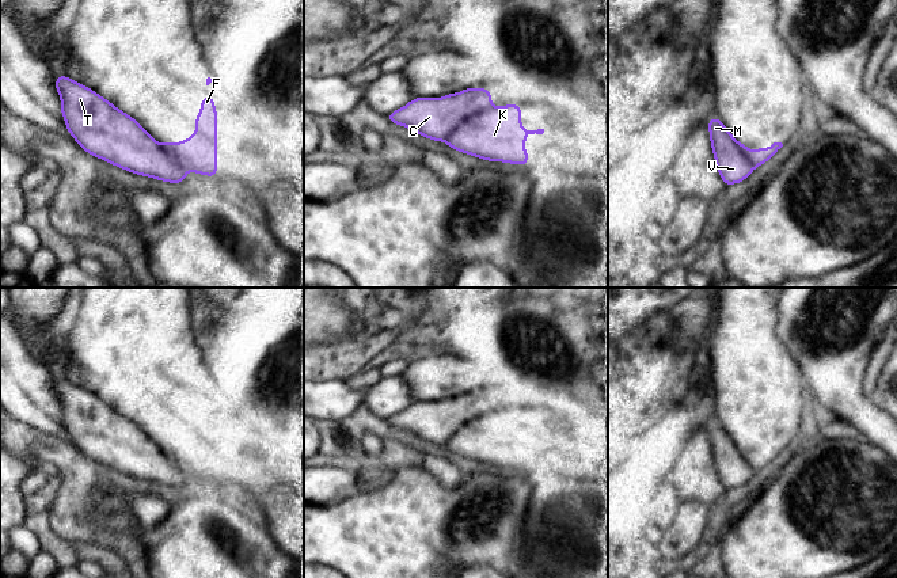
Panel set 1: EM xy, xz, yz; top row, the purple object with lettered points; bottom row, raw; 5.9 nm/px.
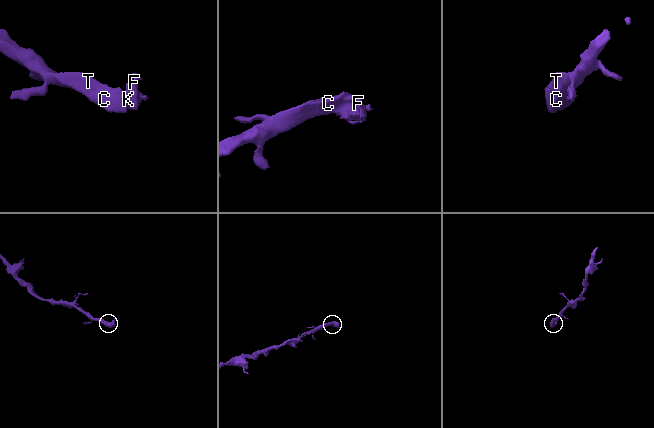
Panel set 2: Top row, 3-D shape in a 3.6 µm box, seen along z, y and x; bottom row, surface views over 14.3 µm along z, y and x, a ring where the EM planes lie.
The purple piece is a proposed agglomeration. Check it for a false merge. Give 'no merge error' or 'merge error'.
no merge error

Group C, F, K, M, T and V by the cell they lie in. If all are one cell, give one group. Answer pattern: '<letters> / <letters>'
C F K M T V

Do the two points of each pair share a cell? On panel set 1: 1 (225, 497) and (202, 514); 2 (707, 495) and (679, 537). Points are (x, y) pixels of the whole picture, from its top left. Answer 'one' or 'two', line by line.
1: two
2: two

